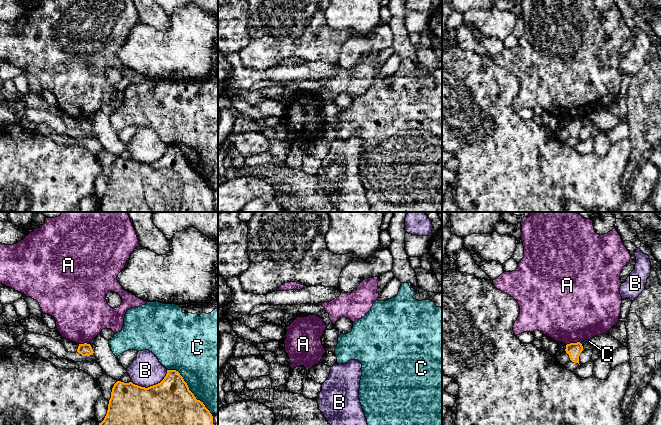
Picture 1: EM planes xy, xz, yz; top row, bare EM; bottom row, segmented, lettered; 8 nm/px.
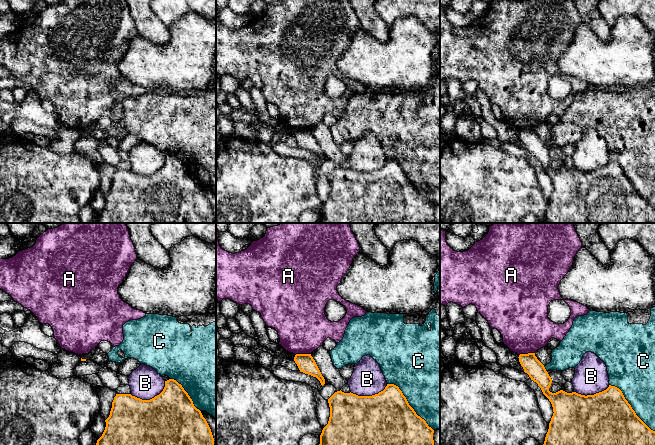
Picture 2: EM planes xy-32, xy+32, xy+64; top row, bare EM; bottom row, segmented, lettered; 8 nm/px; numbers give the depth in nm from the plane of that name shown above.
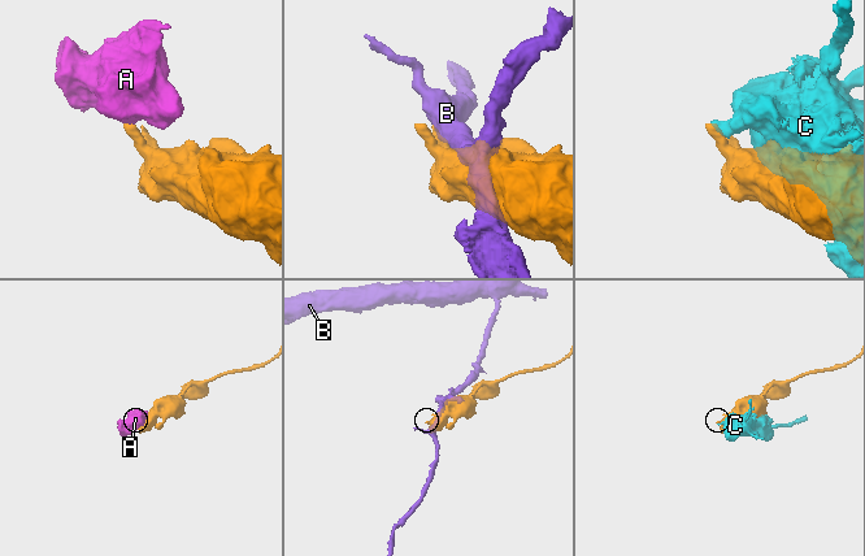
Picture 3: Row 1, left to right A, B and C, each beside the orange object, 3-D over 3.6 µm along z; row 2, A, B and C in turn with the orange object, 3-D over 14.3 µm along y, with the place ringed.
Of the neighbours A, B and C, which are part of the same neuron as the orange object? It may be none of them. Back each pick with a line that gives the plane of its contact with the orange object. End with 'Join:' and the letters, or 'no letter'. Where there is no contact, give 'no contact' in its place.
Join: no letter

